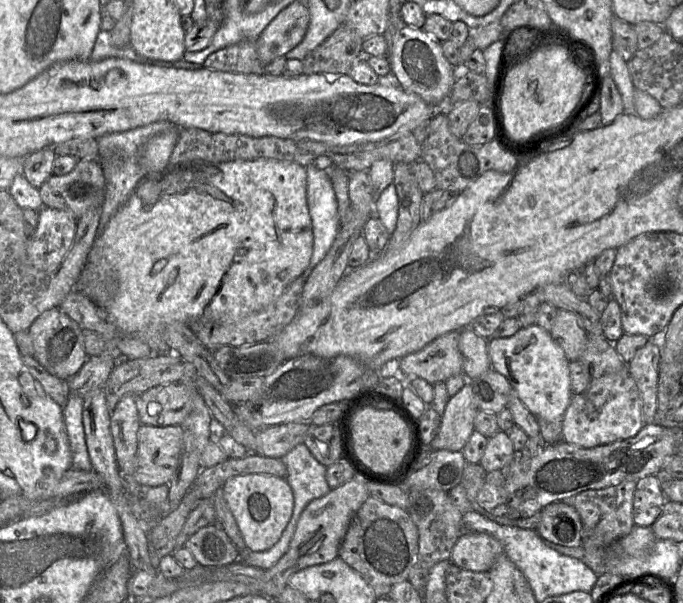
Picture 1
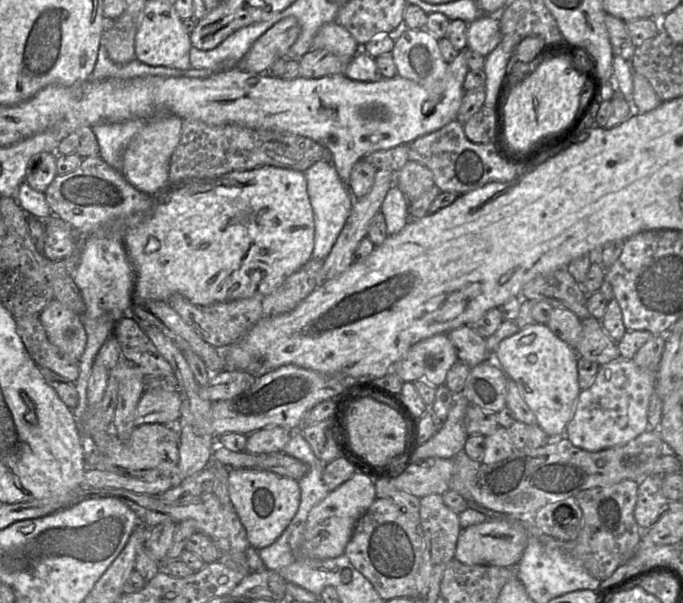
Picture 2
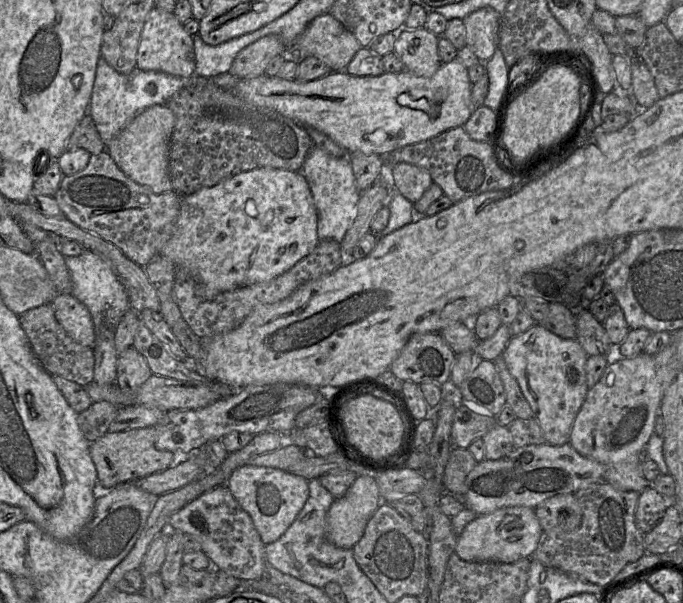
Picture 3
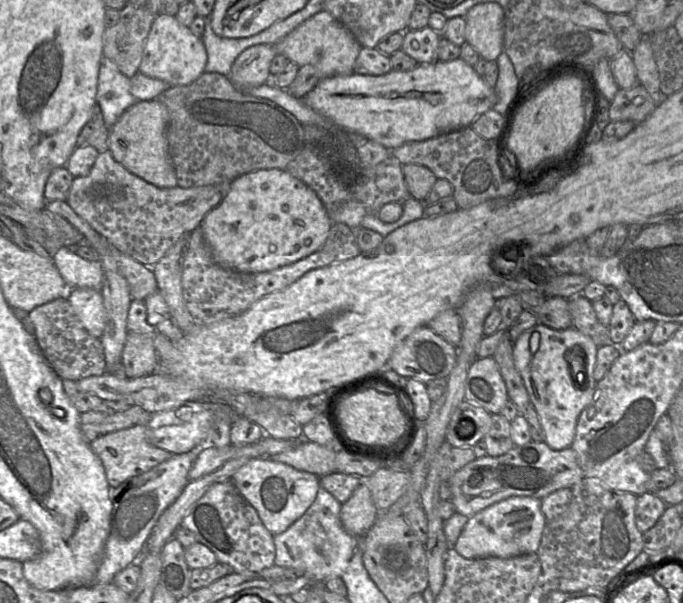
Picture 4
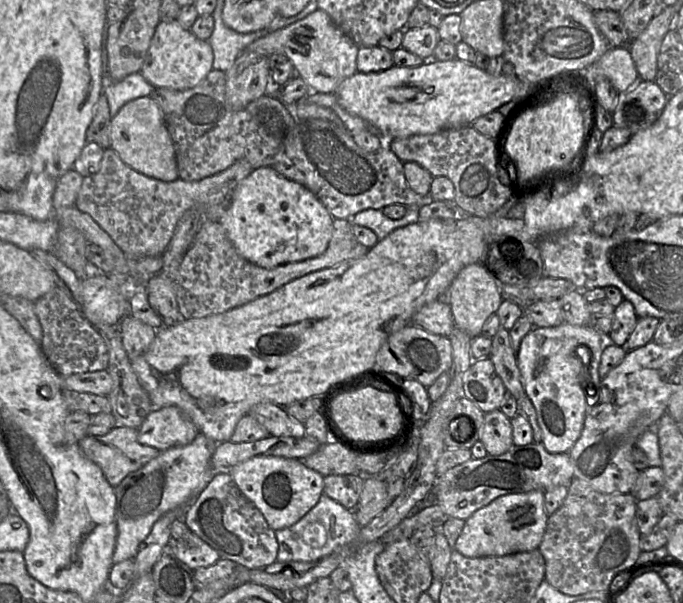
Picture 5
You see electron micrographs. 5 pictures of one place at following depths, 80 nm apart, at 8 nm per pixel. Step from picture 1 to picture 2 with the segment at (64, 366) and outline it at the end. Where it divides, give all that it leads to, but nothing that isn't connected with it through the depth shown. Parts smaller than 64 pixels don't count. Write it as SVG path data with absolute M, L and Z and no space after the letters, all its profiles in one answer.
M53 299L39 314L49 341L69 357L80 360L87 343L82 316L57 299Z

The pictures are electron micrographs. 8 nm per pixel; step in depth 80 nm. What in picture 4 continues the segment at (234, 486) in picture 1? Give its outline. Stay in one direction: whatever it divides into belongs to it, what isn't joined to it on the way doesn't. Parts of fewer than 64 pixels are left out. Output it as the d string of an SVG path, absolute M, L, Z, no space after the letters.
M269 458L251 459L231 478L239 494L257 511L273 536L283 533L307 511L317 496L319 479L313 473L299 471Z

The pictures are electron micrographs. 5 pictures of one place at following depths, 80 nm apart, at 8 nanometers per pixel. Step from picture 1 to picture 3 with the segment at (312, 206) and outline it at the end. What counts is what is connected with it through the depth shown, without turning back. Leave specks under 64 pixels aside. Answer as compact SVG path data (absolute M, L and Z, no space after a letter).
M314 146L303 164L301 173L307 180L317 210L319 241L332 239L341 242L356 216L361 193L355 182L349 154L348 157L335 157Z

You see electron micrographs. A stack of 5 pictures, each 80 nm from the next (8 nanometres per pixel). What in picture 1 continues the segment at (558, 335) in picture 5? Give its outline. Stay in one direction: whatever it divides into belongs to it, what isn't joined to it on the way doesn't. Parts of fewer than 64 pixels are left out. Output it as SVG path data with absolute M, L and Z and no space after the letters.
M535 324L521 328L511 337L487 340L491 368L507 378L528 410L537 419L562 421L573 397L570 362L550 332Z

